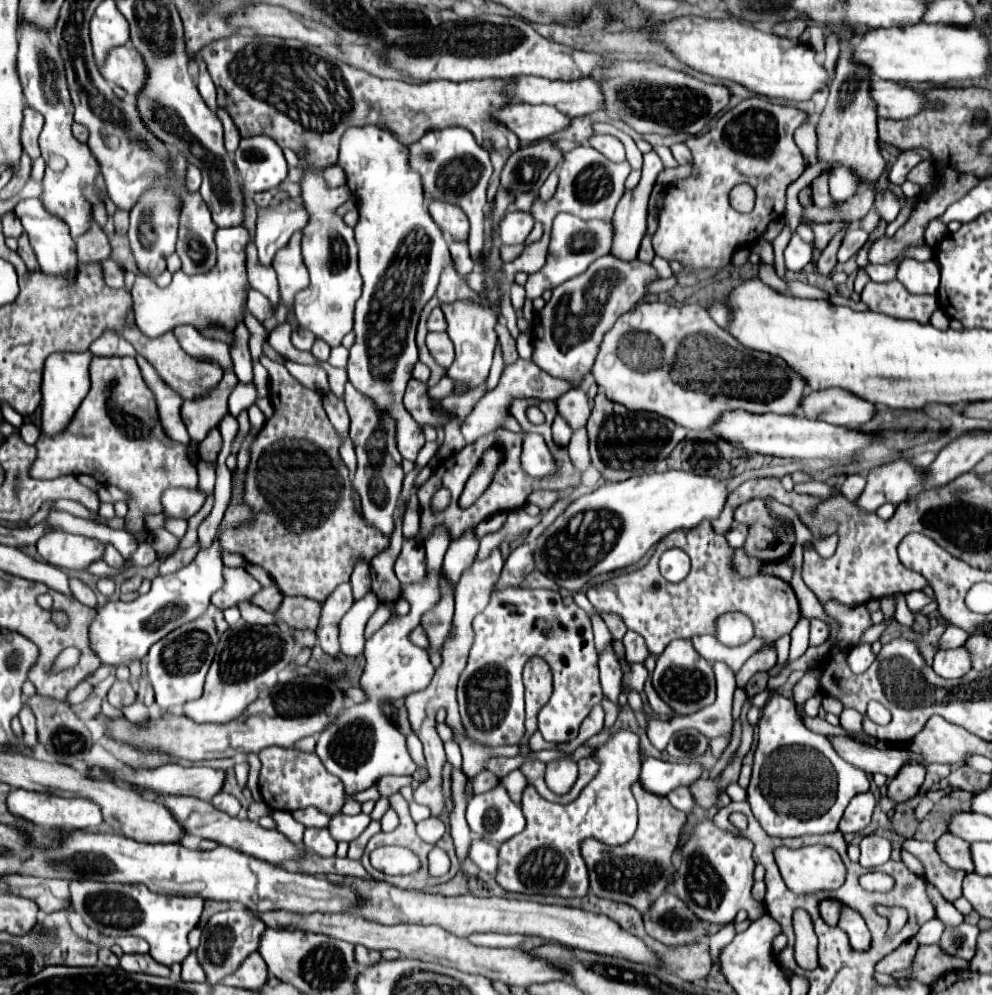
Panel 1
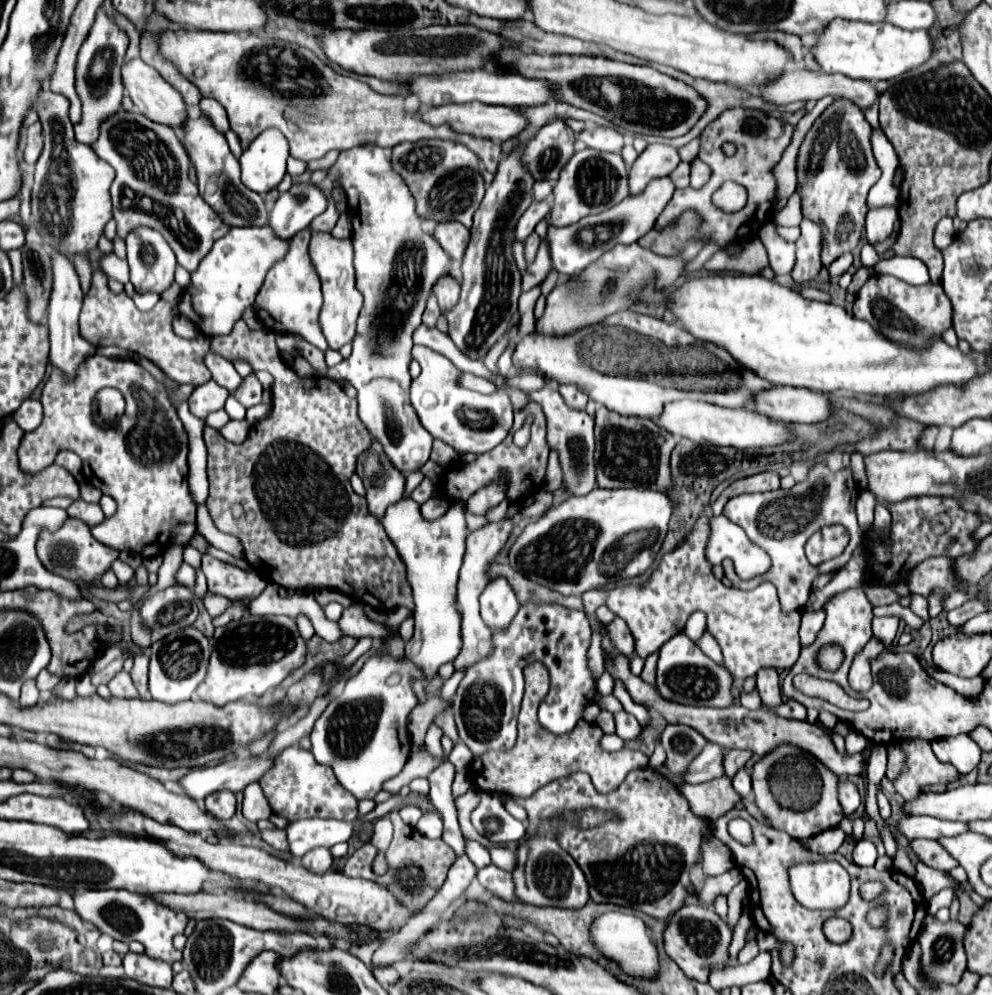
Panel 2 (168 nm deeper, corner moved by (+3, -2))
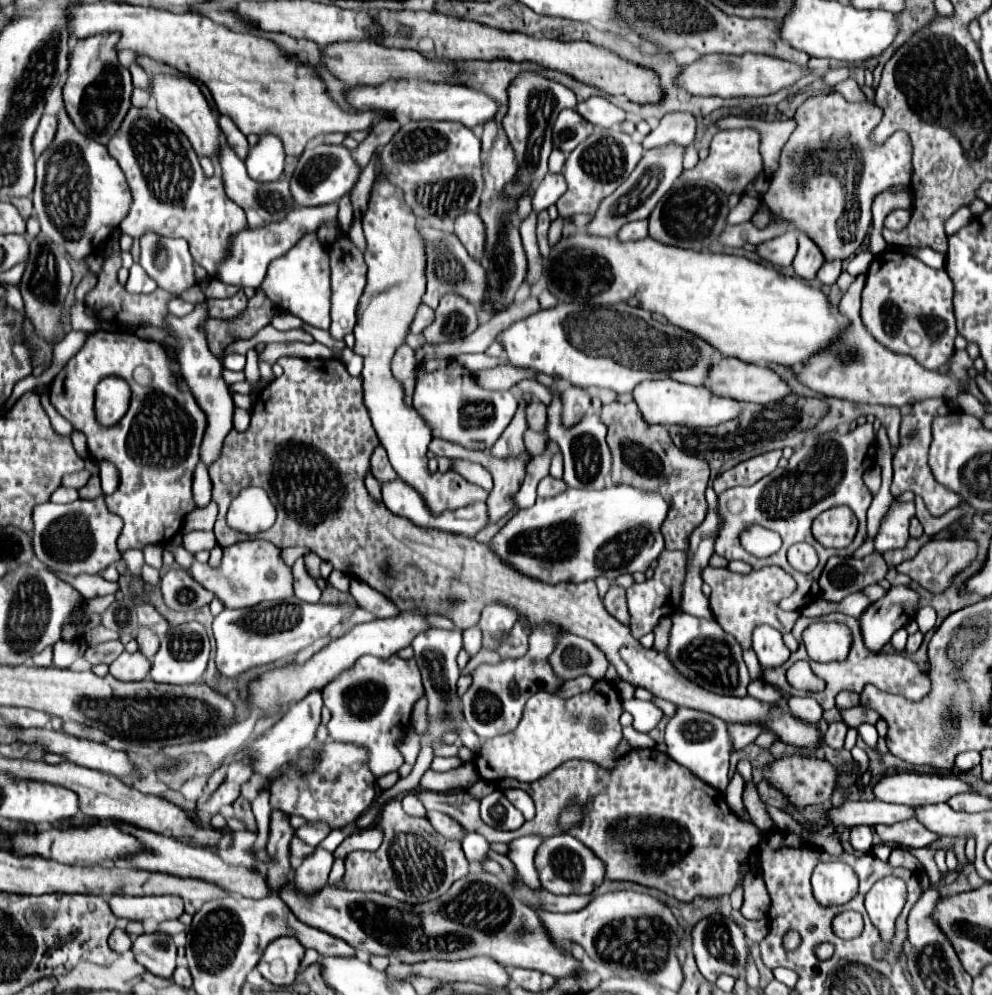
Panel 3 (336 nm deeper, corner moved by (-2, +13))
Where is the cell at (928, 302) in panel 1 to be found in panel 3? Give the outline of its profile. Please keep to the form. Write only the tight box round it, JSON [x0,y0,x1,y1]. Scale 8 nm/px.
[862,249,958,369]

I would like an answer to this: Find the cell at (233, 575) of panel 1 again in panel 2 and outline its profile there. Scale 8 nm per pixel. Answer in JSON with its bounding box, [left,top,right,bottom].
[201,554,267,600]

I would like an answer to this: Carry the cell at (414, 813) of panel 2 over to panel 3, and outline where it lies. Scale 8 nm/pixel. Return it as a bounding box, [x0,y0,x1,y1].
[402,793,426,817]

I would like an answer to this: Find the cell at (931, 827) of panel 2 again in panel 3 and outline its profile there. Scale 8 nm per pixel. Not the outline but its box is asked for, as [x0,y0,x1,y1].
[826,801,914,827]

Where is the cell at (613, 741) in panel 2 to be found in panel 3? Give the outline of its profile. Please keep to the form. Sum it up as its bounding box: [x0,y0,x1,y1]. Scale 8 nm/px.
[624,727,656,747]

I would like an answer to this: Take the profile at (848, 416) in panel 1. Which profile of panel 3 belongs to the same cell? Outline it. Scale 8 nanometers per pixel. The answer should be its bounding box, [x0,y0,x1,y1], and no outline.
[704,357,790,405]

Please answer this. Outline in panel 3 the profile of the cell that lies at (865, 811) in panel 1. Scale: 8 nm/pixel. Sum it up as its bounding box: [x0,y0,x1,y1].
[824,723,848,749]

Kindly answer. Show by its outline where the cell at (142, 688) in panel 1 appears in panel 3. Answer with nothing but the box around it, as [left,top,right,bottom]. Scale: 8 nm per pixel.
[136,627,160,659]

